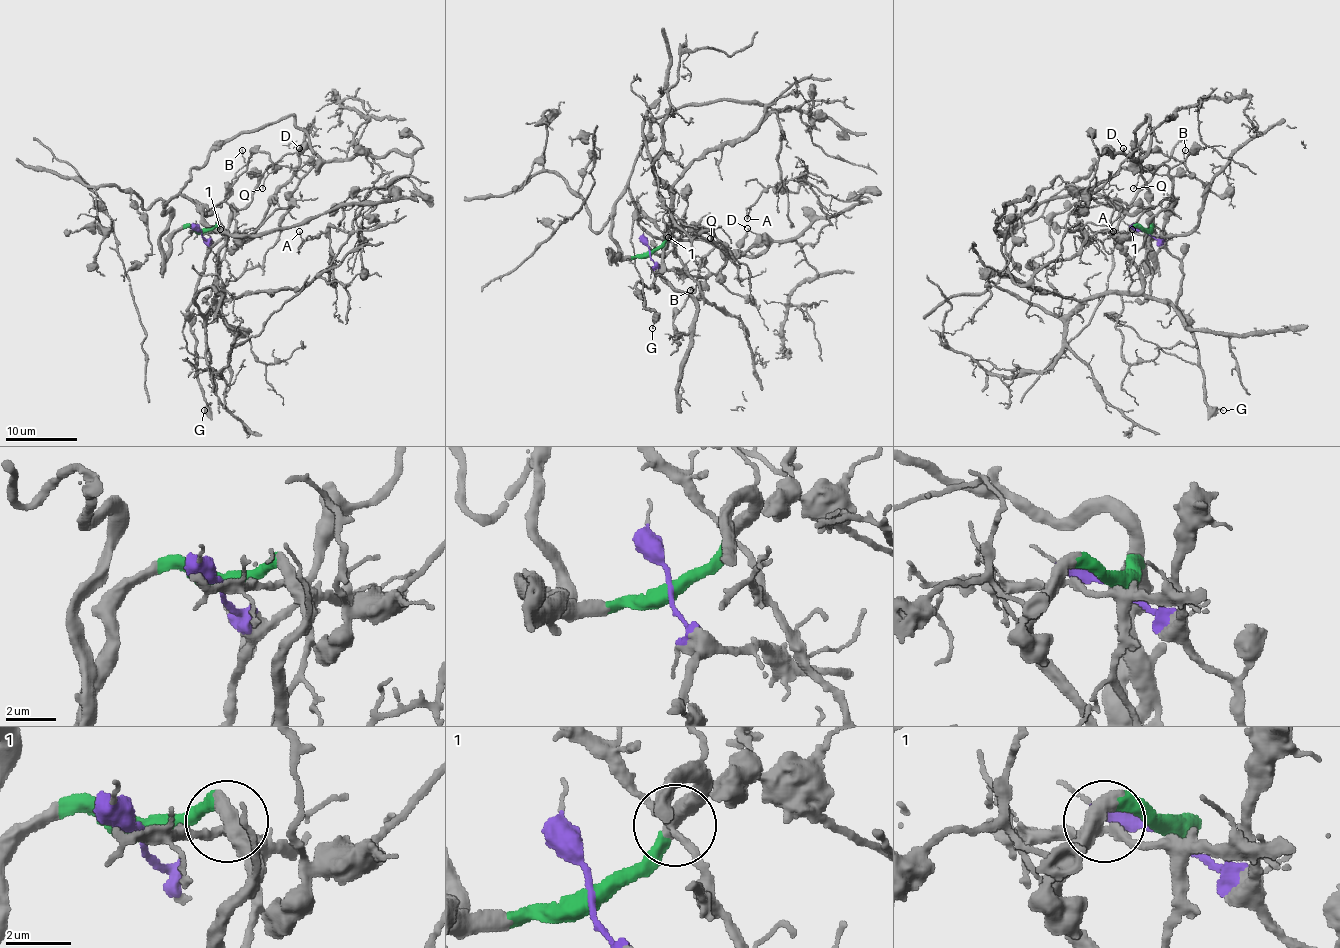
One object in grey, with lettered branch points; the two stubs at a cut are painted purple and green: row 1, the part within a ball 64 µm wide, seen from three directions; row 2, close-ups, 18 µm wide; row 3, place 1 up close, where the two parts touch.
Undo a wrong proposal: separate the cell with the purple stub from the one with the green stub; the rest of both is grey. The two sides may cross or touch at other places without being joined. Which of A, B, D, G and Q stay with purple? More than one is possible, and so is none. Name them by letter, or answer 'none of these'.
B, D, G, Q

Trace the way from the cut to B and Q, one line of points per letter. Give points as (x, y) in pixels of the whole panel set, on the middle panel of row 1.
B: (650, 251), (666, 269), (707, 276), (723, 266), (722, 242), (698, 264), (689, 291)
Q: (650, 251), (652, 258), (666, 269), (679, 269), (686, 276), (714, 275), (725, 258), (711, 239)

